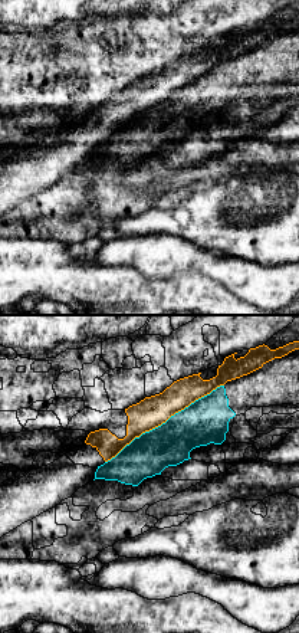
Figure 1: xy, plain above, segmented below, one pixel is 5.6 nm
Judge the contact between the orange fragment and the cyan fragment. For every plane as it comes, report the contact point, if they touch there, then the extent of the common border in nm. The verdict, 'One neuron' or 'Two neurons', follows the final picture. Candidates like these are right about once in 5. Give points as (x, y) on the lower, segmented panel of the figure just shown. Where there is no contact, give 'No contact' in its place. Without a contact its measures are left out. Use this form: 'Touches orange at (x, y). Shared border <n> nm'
Touches orange at (164, 422). Shared border 800 nm

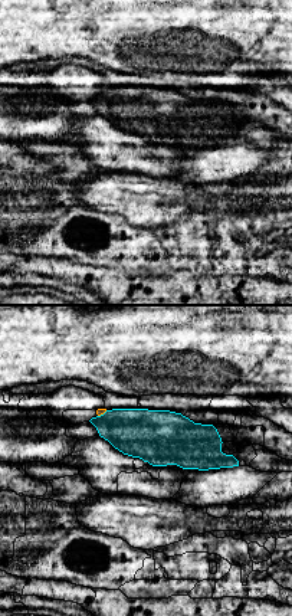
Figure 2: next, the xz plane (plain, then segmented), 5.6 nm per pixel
Touches orange at (102, 413). Shared border 70 nm

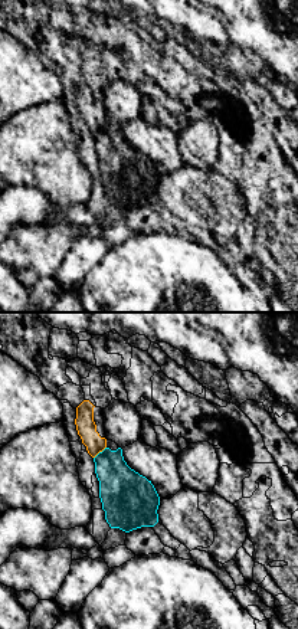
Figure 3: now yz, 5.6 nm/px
Touches orange at (100, 451). Shared border 100 nm

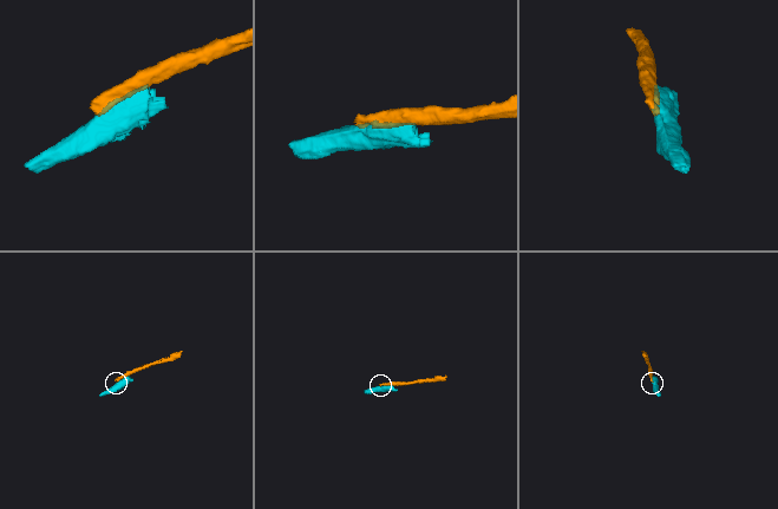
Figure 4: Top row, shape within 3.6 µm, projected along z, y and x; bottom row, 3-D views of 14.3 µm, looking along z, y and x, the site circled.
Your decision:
Two neurons

